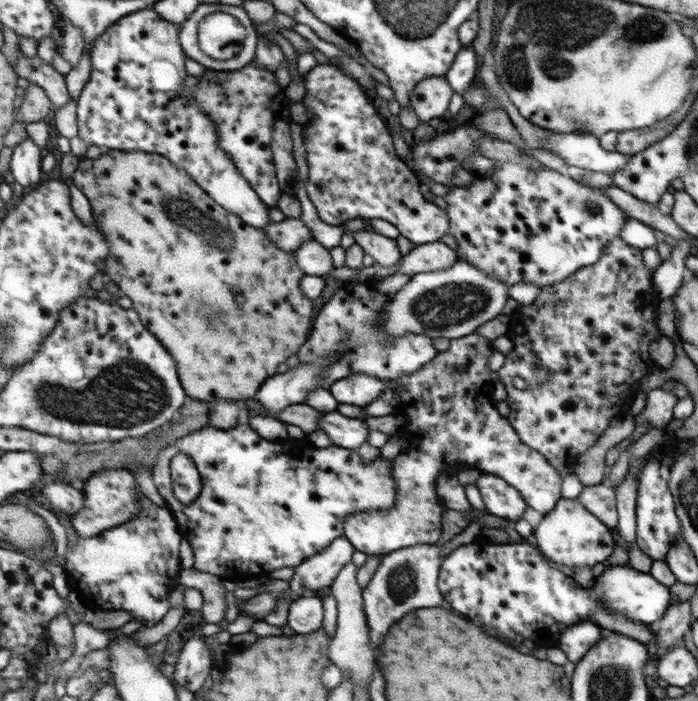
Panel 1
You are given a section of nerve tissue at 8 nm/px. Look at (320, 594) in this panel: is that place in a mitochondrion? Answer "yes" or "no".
no

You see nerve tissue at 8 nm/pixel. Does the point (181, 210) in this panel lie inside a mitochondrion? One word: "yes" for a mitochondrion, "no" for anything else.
yes

